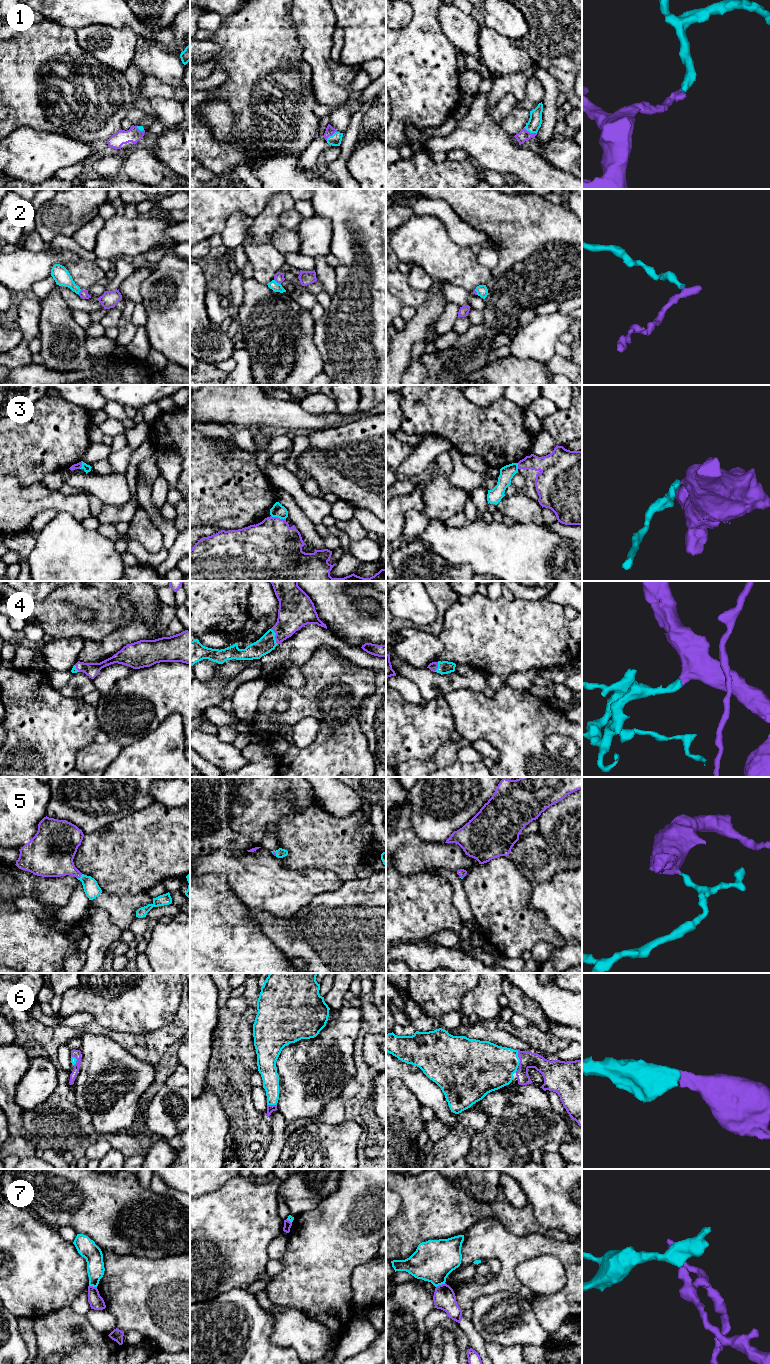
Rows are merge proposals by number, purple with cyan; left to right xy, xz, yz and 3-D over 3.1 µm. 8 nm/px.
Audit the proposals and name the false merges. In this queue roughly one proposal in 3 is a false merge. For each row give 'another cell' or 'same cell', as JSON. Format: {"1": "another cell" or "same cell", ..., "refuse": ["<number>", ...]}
{"1": "same cell", "2": "another cell", "3": "another cell", "4": "same cell", "5": "same cell", "6": "same cell", "7": "another cell", "refuse": ["2", "3", "7"]}

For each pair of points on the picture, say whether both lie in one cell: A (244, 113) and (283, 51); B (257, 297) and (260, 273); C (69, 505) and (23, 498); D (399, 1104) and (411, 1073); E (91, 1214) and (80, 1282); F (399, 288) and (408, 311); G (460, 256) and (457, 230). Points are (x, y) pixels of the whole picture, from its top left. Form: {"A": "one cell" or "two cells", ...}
{"A": "one cell", "B": "two cells", "C": "one cell", "D": "two cells", "E": "two cells", "F": "two cells", "G": "two cells"}

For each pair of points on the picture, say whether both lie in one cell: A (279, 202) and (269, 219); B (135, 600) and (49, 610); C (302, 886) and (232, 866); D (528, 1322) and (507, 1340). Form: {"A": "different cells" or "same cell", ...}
{"A": "same cell", "B": "same cell", "C": "same cell", "D": "same cell"}

